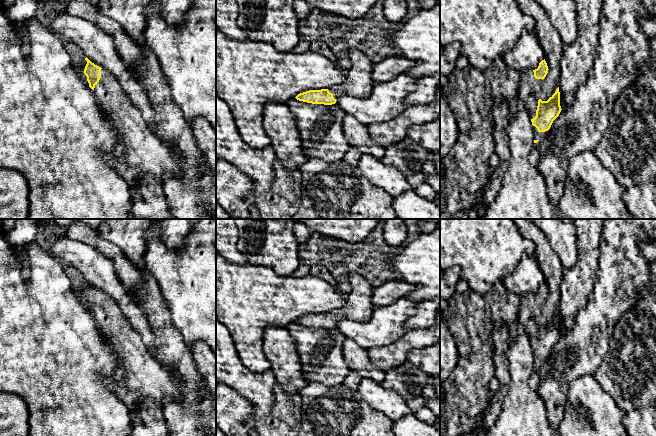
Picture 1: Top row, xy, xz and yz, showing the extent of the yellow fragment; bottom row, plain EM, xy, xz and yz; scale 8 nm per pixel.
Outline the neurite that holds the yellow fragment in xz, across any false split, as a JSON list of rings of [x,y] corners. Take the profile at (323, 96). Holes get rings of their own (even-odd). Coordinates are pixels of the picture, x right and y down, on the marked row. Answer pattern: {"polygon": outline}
{"polygon": [[[351,49],[348,57],[351,67],[347,70],[346,79],[341,84],[329,89],[309,90],[298,94],[295,98],[307,103],[324,105],[335,104],[343,95],[367,99],[375,85],[372,78],[375,63],[359,49]]]}

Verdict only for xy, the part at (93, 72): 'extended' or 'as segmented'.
extended

